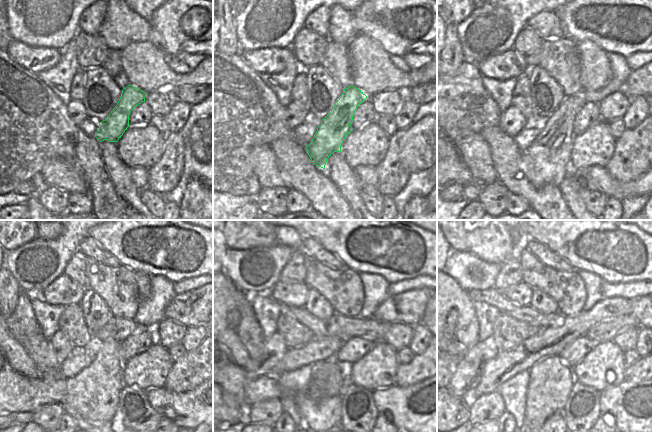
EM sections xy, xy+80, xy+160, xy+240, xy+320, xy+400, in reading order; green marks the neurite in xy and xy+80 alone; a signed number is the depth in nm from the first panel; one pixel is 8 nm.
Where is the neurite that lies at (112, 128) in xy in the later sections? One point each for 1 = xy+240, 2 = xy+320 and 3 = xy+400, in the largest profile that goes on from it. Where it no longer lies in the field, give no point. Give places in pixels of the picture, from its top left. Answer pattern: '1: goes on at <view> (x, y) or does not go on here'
1: goes on at xy+240 (94, 392)
2: goes on at xy+320 (324, 415)
3: goes on at xy+400 (555, 423)

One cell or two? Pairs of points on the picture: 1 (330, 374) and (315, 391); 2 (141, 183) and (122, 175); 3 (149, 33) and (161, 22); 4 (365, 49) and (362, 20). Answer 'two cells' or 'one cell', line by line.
1: one cell
2: two cells
3: two cells
4: two cells

